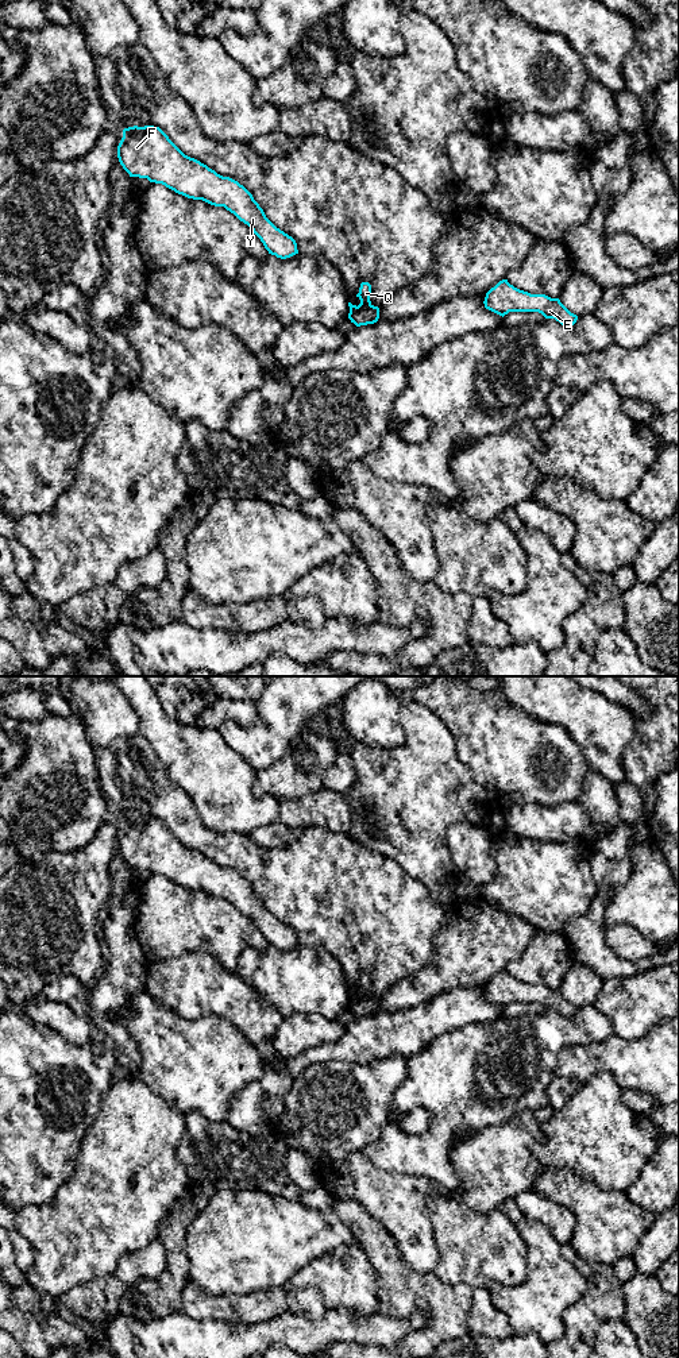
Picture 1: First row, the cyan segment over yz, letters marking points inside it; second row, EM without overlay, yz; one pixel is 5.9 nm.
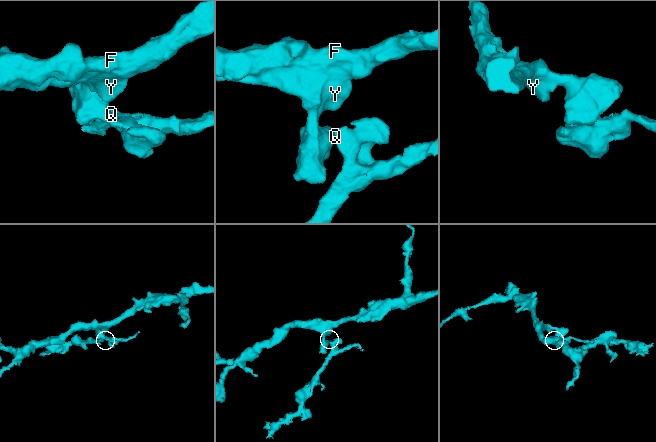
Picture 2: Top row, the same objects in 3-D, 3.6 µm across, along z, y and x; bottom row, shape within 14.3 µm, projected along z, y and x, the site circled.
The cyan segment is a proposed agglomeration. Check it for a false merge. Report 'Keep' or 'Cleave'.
Cleave

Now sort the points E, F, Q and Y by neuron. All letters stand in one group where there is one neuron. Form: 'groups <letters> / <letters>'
groups E / F Q Y

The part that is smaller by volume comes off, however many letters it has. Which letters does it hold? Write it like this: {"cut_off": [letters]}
{"cut_off": ["E"]}

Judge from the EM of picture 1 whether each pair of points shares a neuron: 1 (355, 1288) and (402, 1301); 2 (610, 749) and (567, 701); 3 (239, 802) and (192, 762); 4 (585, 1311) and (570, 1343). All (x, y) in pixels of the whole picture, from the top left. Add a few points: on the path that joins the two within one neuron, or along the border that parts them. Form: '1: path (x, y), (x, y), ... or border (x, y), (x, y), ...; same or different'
1: border (370, 1264), (374, 1270), (379, 1301); different
2: path (602, 737), (579, 713); same
3: path (227, 790), (204, 767); same
4: path (583, 1319), (578, 1335); same

